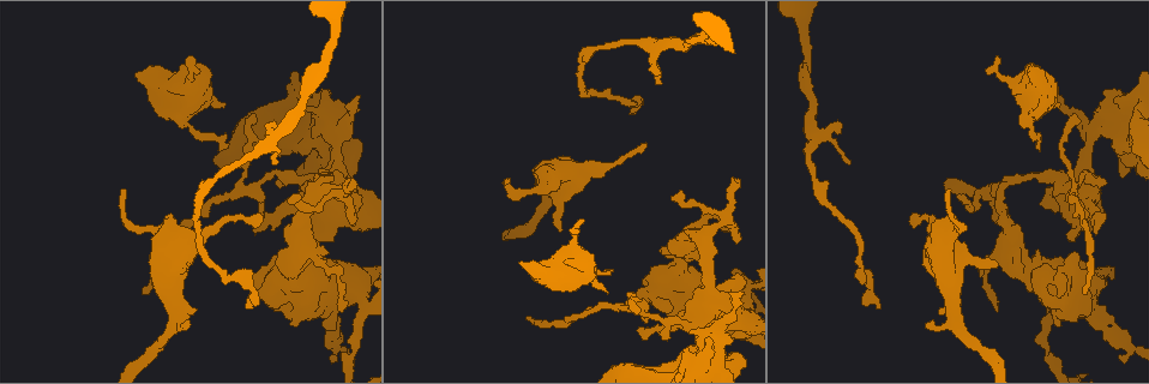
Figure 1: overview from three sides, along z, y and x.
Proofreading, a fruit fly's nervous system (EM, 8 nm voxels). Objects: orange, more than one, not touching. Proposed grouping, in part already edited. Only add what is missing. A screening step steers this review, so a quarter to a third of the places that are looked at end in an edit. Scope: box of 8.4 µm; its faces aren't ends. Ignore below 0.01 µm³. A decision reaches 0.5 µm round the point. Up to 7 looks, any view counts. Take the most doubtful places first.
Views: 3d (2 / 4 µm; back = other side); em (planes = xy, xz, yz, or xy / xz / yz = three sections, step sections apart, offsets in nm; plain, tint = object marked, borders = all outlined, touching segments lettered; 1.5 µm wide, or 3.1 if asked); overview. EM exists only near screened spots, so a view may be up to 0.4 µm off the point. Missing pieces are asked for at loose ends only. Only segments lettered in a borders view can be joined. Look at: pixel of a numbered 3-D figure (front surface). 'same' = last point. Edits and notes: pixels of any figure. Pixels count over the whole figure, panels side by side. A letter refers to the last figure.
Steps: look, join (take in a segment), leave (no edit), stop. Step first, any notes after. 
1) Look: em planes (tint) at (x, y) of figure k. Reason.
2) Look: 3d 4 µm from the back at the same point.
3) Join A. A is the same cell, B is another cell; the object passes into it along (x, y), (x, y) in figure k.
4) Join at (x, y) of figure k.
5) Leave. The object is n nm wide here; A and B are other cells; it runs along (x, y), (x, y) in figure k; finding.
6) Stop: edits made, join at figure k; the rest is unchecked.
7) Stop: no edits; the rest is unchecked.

Look: em planes (borders) at (878, 305) of figure 1.

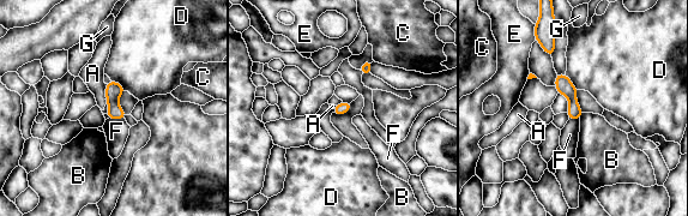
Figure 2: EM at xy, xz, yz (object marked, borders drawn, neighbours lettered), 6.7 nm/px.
Leave. The object is 80 nm wide here; A, B, C, D, E, F and G are other cells; a border runs along (107, 84), (104, 97) in figure 2; no lettered segment goes on from it.

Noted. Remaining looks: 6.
Look: em planes (plain) at (1037, 148) of figure 1. An open end.

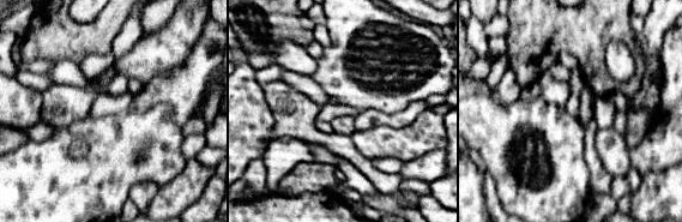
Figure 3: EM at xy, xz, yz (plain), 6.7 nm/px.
Look: em planes (borders) at the same point. See the neighbours.

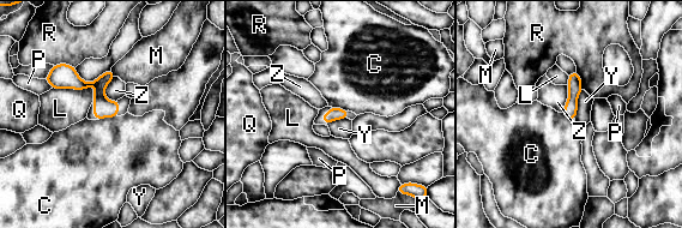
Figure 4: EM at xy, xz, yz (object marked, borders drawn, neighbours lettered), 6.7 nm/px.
Leave. The longest contact is with L, 300 nm; C, L, M, P, Q, R, Y and Z are other cells; it runs along (55, 67), (95, 84), (115, 112) in figure 4; none of them fits.

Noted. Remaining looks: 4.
Look: 3d 4 µm at (733, 180) of figure 1.

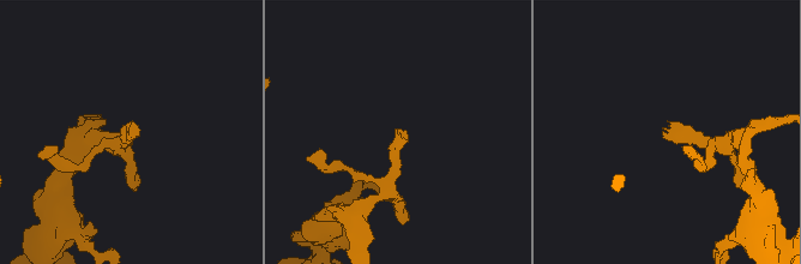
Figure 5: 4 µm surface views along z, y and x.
Look: em xz step 4 (borders) at (398, 128) of figure 5.

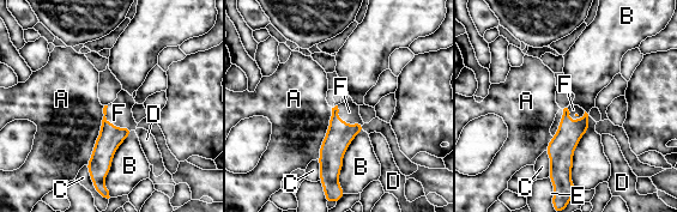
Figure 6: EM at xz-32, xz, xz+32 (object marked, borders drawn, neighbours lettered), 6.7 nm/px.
Look: em planes (borders) at the same point. Another direction.

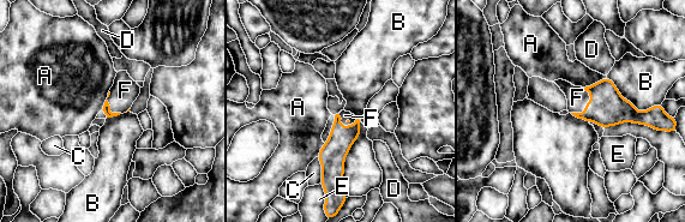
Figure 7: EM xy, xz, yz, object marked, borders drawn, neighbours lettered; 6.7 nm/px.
Join F. F is the same cell, A, B, C, D and E are other cells; the object passes into it along (607, 107), (584, 107), (577, 97) in figure 7; it goes on there.

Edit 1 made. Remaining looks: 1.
Stop: edits made, join at figure 7; the rest is unchecked.

